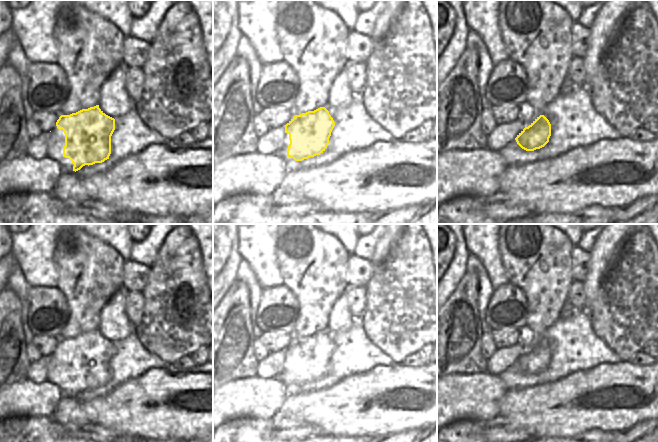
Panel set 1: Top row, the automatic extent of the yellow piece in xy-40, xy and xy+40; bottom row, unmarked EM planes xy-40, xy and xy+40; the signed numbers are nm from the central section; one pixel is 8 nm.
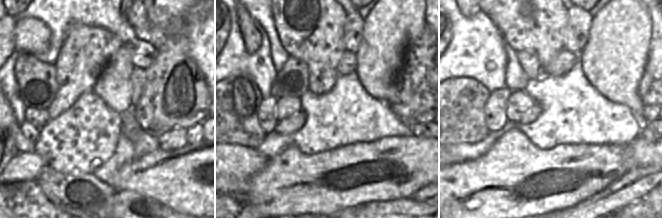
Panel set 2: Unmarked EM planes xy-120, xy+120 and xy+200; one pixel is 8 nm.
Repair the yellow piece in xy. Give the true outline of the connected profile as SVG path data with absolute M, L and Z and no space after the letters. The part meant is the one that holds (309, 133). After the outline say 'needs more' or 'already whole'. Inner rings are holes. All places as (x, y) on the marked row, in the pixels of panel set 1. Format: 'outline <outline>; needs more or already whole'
outline M325 107L295 115L285 125L285 133L289 134L290 140L290 144L287 148L287 156L293 158L295 161L302 161L320 155L329 144L329 138L334 126L335 122Z; already whole

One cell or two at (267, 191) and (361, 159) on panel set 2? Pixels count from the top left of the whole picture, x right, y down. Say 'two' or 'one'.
one

